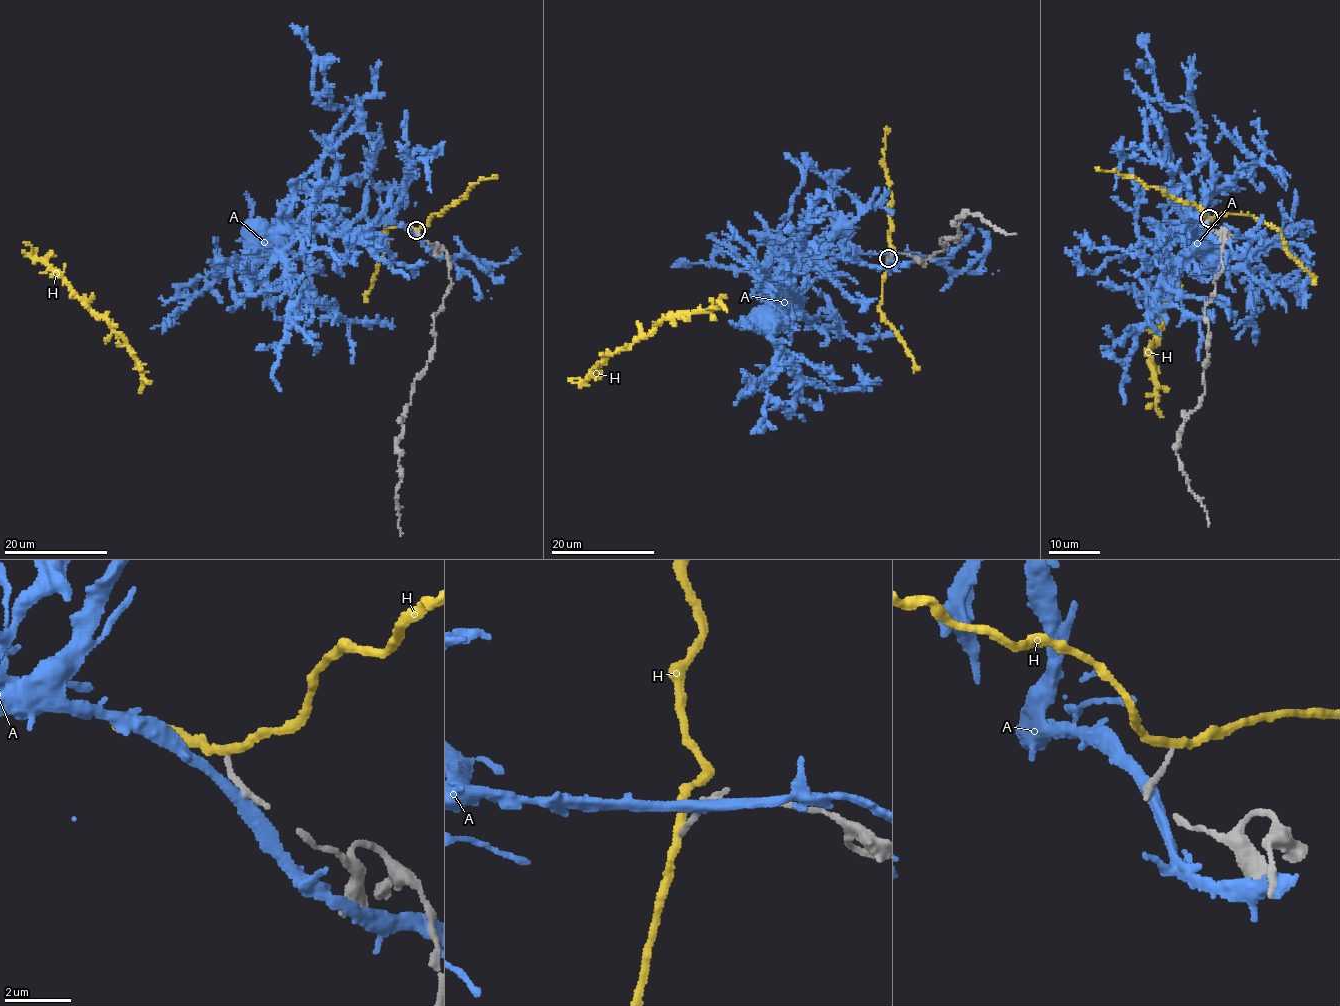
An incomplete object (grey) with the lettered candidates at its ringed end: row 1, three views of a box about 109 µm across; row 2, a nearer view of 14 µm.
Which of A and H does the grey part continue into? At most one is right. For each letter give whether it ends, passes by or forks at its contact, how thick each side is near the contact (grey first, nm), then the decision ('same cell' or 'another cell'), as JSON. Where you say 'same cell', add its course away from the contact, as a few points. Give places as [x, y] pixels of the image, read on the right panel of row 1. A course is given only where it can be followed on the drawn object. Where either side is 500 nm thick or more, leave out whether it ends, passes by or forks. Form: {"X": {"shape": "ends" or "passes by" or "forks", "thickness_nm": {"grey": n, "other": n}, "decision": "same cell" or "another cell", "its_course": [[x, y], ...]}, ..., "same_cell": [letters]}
{"A": {"shape": "passes by", "thickness_nm": {"grey": 240, "other": 360}, "decision": "another cell"}, "H": {"shape": "passes by", "thickness_nm": {"grey": 140, "other": 240}, "decision": "another cell"}, "same_cell": []}

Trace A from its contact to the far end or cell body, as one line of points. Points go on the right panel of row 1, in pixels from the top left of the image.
A: (1205, 225), (1195, 217), (1183, 218), (1183, 227), (1178, 229), (1200, 244), (1203, 242)

